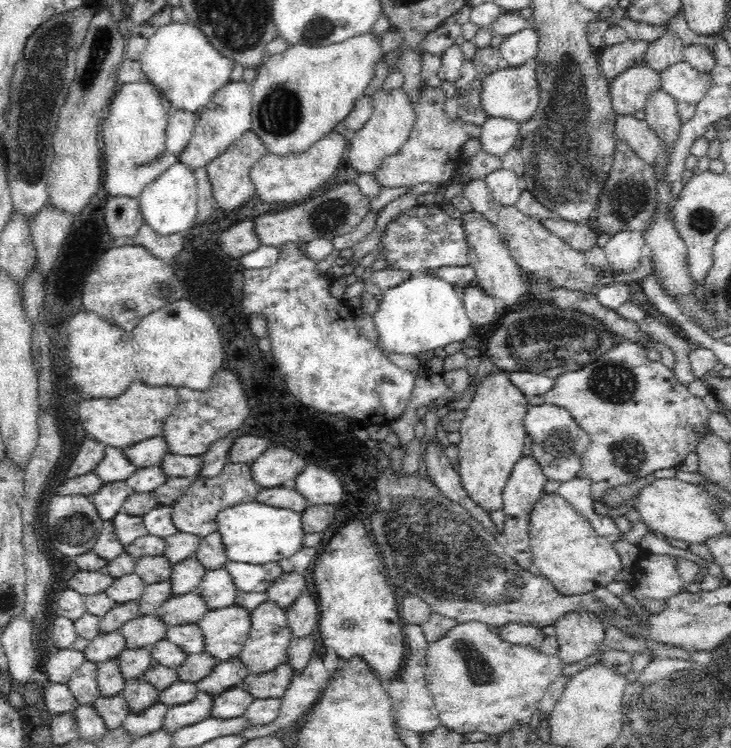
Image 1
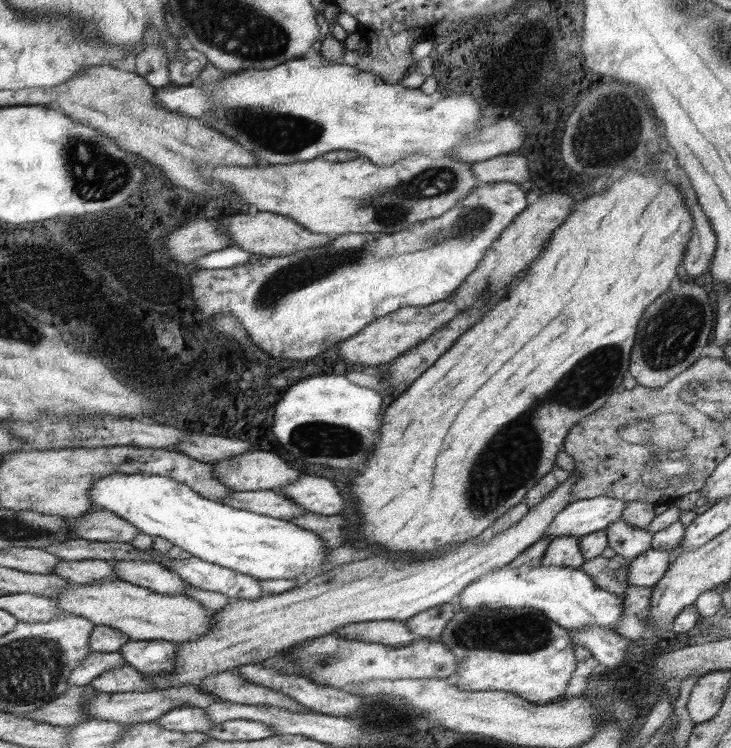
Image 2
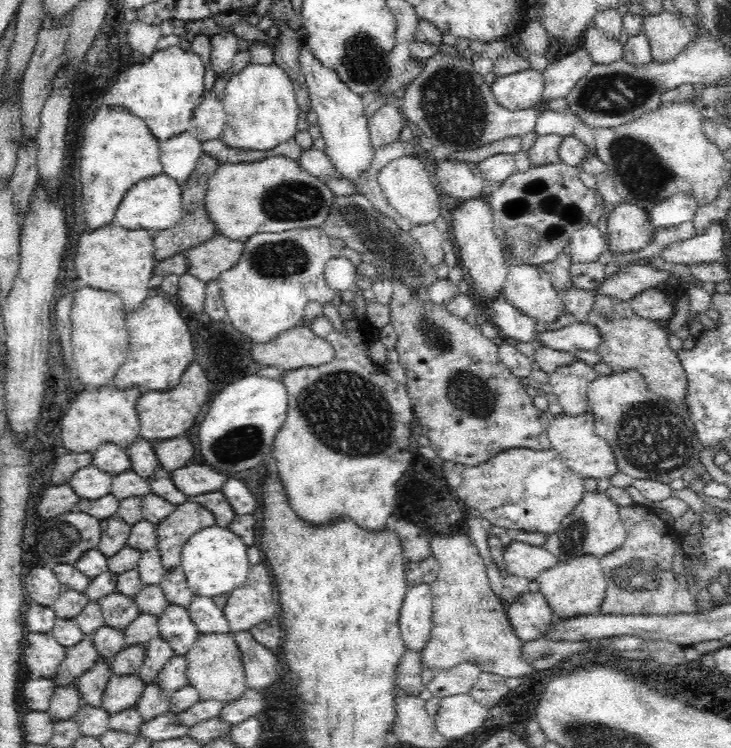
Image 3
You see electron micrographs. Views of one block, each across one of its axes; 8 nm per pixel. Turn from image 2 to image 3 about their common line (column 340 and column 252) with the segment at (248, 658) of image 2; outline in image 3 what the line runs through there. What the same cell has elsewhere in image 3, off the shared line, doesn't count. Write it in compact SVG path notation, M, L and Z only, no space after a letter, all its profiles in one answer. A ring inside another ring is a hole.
M262 562L257 565L251 565L246 582L242 586L237 587L232 593L229 593L228 601L222 610L226 619L228 619L231 634L238 634L243 632L248 633L252 626L278 617L279 606L278 594L276 593L272 575L268 566Z

